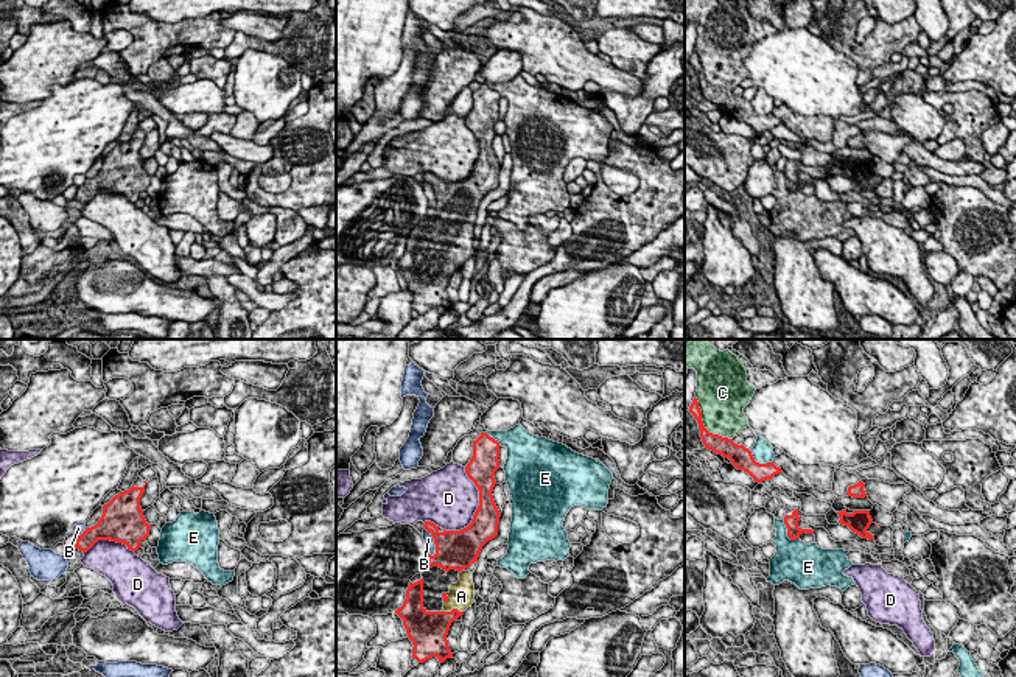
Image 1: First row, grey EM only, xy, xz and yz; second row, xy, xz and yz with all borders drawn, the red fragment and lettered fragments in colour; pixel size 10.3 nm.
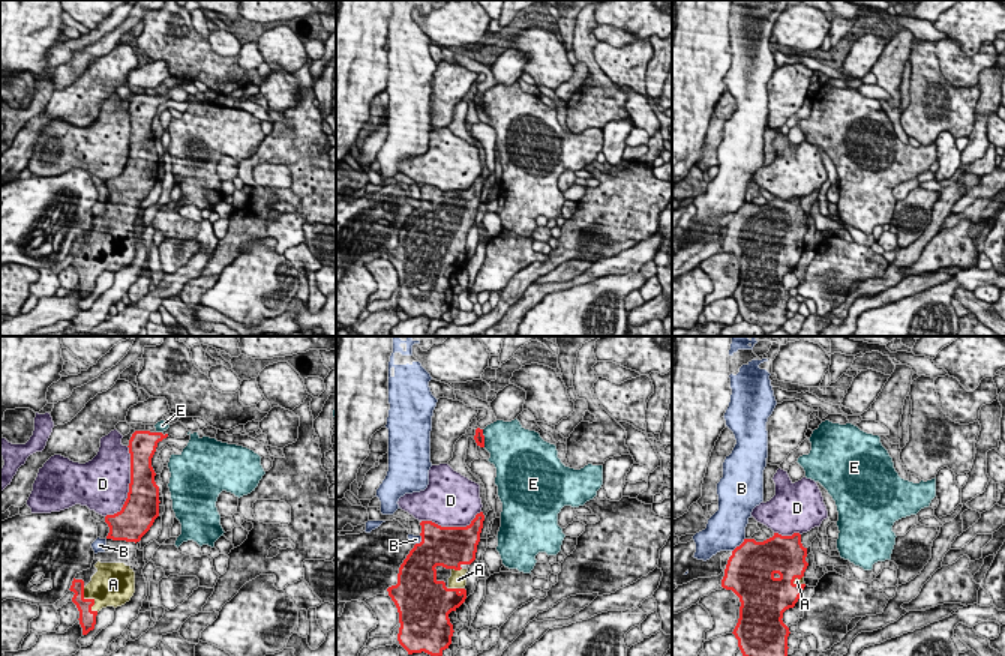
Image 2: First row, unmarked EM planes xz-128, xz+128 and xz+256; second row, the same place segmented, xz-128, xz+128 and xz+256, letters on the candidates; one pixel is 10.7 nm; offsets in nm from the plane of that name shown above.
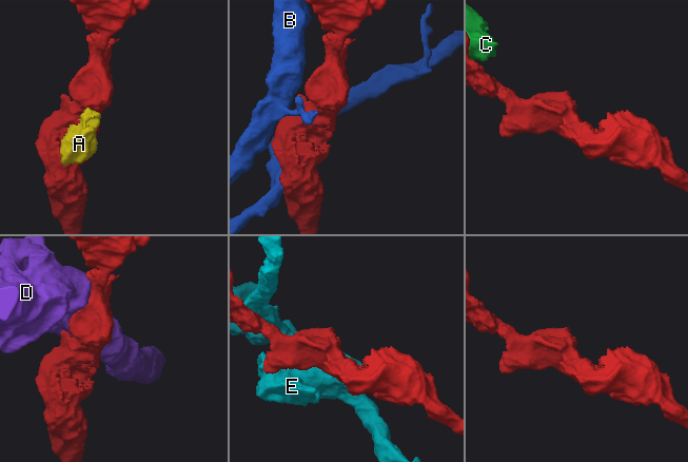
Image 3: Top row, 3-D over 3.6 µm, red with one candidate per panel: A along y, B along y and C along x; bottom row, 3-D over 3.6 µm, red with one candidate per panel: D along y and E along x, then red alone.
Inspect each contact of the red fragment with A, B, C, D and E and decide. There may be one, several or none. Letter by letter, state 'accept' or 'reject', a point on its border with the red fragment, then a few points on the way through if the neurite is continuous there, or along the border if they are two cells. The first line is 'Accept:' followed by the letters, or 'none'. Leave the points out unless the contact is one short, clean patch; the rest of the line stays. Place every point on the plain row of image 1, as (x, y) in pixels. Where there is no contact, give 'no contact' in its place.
Accept: A
A: accept; meets red in xz at (453, 260)
B: reject; meets red in xz at (434, 193)
C: reject; meets red in yz at (704, 77)
D: reject; meets red in xz at (478, 159)
E: reject; meets red in yz at (788, 185)

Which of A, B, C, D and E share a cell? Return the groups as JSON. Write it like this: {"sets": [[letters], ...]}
{"sets": [["A"], ["B"], ["C"], ["D"], ["E"]]}

